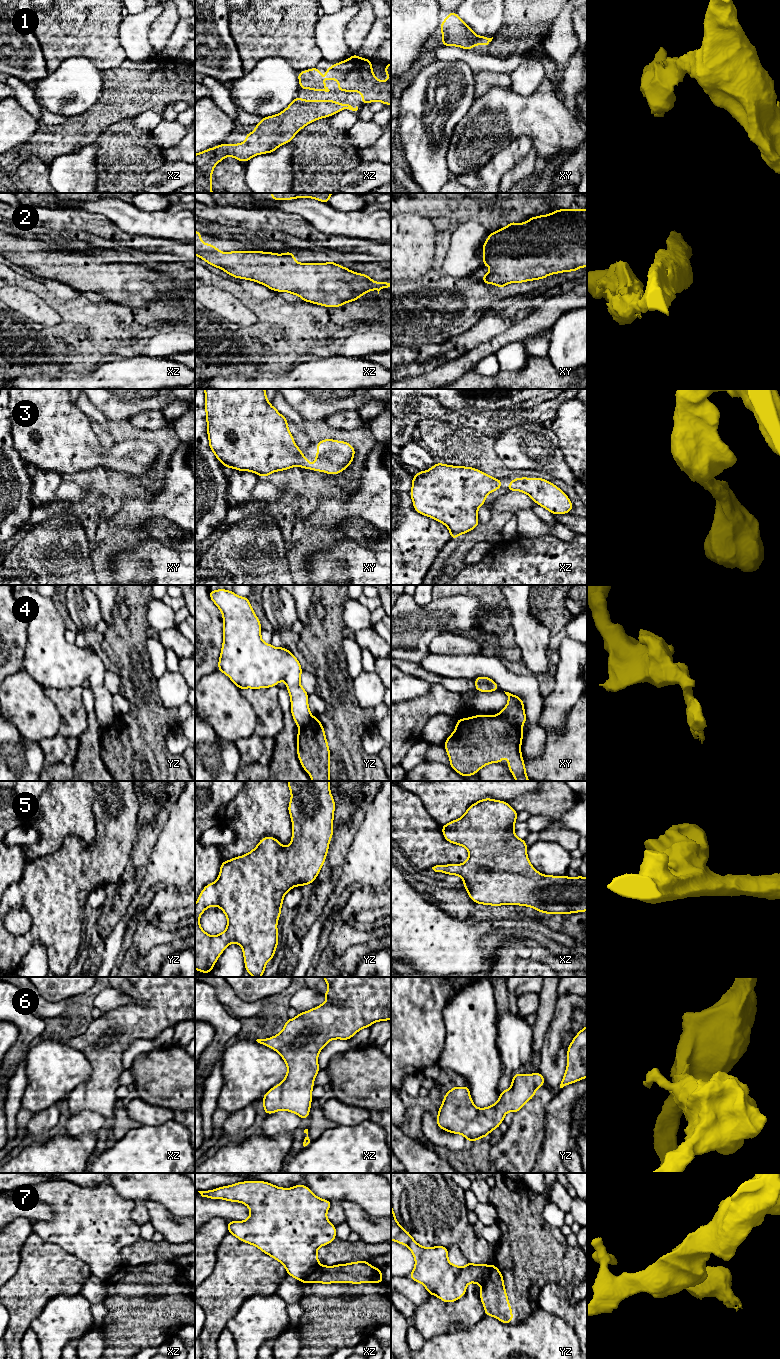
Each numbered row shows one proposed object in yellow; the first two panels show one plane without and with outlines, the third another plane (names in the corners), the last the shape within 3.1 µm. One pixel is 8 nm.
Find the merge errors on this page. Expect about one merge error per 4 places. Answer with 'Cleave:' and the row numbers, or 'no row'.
Cleave: 4, 7

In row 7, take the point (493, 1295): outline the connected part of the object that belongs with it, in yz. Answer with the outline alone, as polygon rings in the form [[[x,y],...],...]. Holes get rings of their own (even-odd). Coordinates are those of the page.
[[[489,1265],[489,1279],[481,1286],[480,1300],[485,1309],[485,1316],[493,1316],[504,1324],[514,1319],[509,1305],[504,1279],[499,1269]]]

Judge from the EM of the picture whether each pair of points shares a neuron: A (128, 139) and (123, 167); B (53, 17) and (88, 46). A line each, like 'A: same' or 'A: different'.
A: same
B: same

